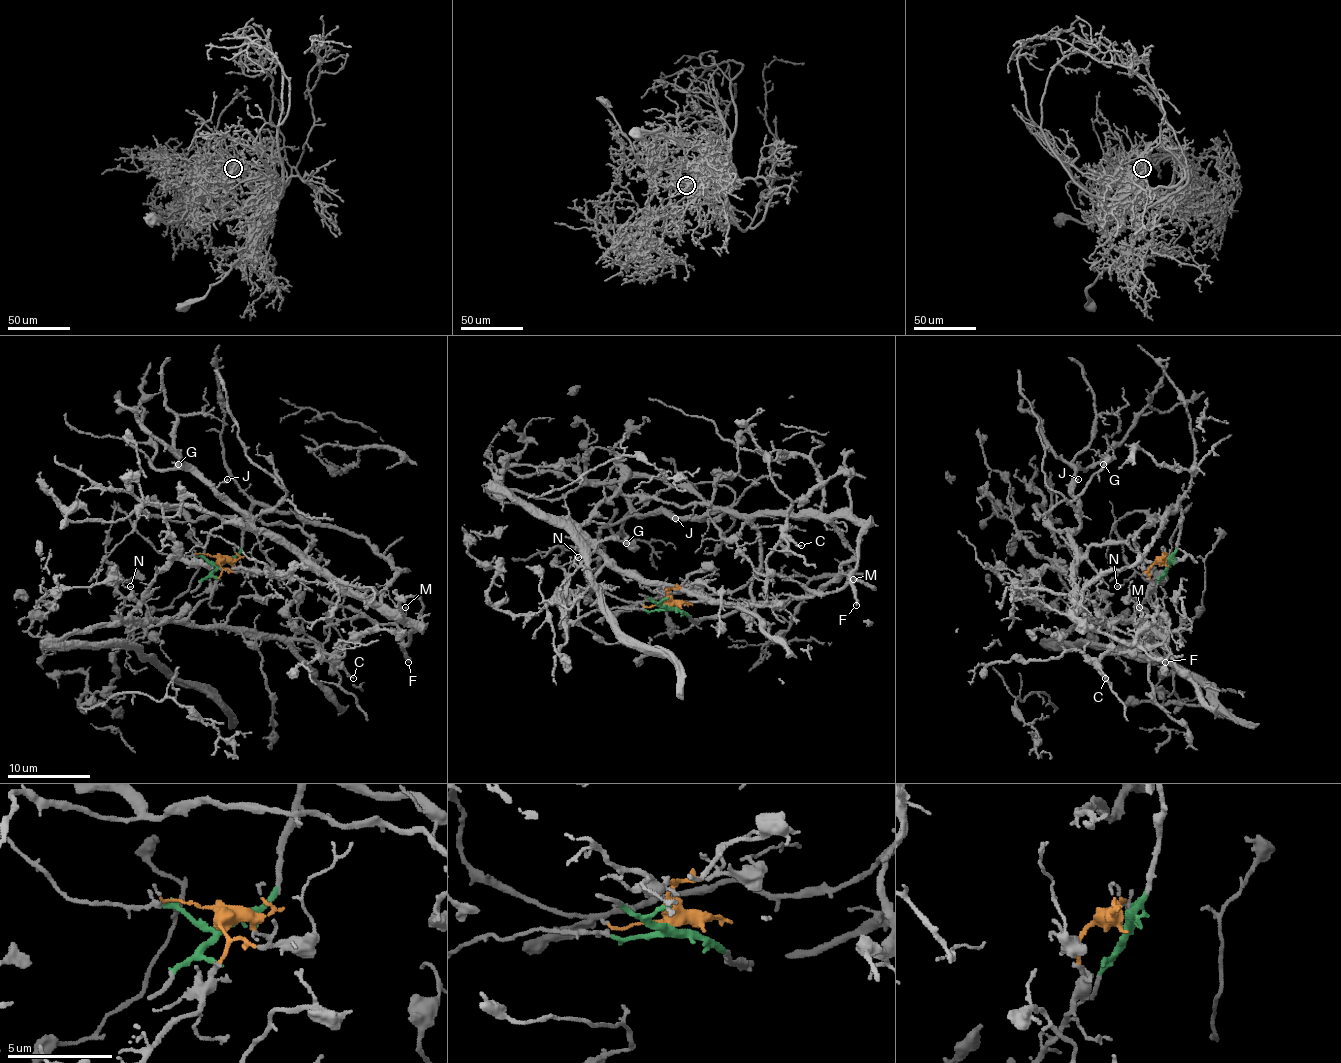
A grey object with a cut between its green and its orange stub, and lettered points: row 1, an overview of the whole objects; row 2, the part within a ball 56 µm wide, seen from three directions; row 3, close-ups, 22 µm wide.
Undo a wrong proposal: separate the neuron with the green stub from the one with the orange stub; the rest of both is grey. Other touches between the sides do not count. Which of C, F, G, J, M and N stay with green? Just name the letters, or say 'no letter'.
F, G, J, M

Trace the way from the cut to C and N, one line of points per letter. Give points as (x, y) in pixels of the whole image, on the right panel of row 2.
C: (1166, 563), (1149, 569), (1149, 590), (1133, 621), (1163, 639), (1161, 644), (1106, 654), (1100, 660), (1106, 679)
N: (1166, 563), (1149, 569), (1143, 606), (1126, 621), (1161, 621), (1151, 602), (1151, 586), (1139, 573), (1116, 586)

